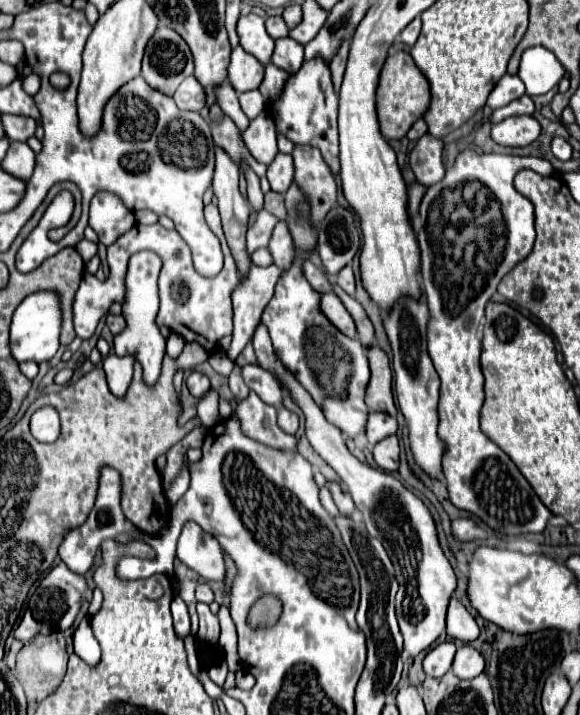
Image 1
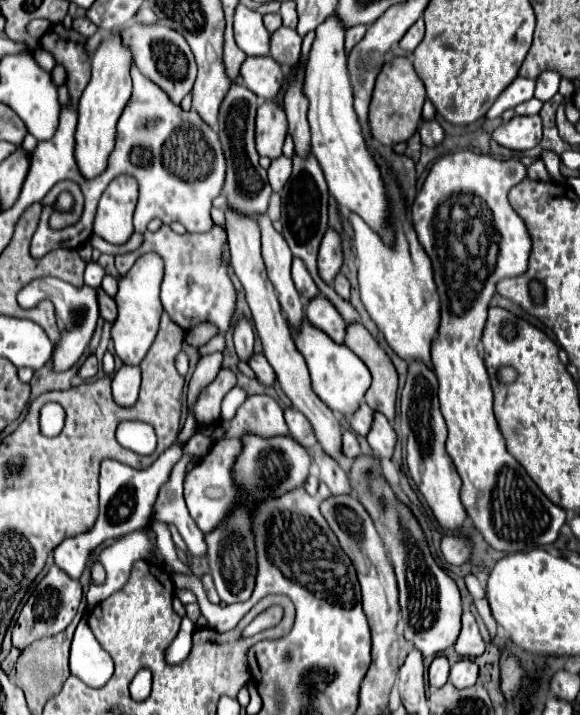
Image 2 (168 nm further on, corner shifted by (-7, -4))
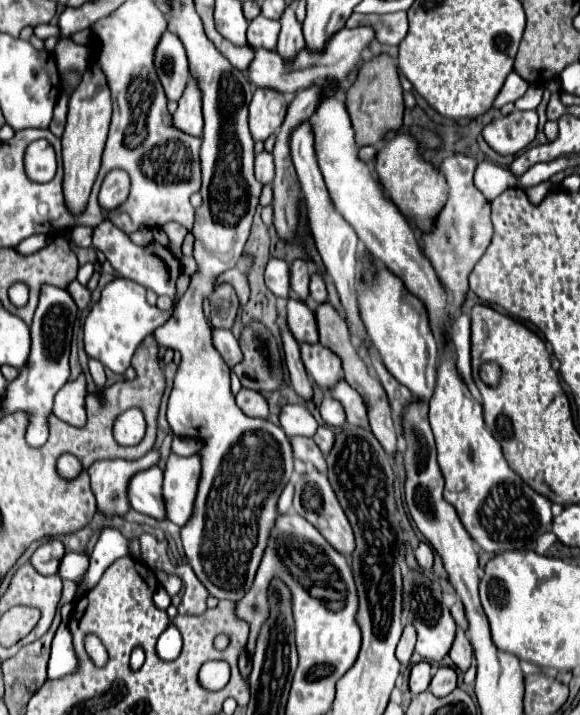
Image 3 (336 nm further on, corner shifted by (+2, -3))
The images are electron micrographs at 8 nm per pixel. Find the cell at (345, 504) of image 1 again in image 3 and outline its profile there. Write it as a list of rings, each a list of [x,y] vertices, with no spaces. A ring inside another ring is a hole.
[[[293,436],[289,438],[291,446],[293,446],[293,456],[303,460],[305,464],[317,468],[319,472],[325,472],[327,464],[325,464],[325,458],[321,454],[321,450],[317,448],[317,444],[313,442],[313,438],[303,438],[303,436]]]

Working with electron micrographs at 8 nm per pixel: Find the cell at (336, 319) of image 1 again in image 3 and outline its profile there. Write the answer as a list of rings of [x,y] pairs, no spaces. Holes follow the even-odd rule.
[[[291,298],[287,302],[287,326],[297,340],[297,344],[315,344],[319,342],[317,326],[315,326],[315,314],[313,310],[301,302]]]

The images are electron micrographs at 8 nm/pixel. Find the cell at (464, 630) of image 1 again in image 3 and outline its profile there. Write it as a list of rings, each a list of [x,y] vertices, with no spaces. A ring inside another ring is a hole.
[[[461,628],[457,630],[457,636],[455,636],[455,642],[453,642],[453,648],[451,648],[449,656],[461,672],[469,670],[471,660],[473,660],[473,652],[471,652],[471,644],[469,644],[469,640],[467,640],[467,636]]]

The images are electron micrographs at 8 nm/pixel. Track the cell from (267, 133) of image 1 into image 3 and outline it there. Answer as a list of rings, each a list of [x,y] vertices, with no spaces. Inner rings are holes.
[[[255,88],[253,100],[249,104],[249,126],[255,140],[265,140],[283,122],[287,112],[287,100],[281,92],[271,88]]]

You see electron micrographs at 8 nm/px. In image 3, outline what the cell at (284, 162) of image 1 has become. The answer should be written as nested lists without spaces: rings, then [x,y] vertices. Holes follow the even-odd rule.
[[[259,152],[255,156],[255,176],[261,184],[269,184],[273,182],[275,176],[275,166],[273,166],[273,156],[269,152]]]

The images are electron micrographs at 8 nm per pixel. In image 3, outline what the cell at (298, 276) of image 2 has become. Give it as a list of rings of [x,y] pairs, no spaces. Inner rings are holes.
[[[271,258],[265,266],[265,286],[277,296],[287,298],[289,292],[289,264],[279,258]]]

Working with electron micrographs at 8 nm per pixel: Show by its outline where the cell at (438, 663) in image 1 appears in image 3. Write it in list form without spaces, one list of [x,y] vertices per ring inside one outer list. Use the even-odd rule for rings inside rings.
[[[419,662],[411,668],[409,674],[409,690],[411,694],[421,694],[423,690],[429,688],[431,682],[431,666],[427,662]]]

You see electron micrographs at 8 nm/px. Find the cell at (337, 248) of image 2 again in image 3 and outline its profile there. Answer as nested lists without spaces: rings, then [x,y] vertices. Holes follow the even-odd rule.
[[[295,260],[291,264],[289,284],[291,284],[291,290],[299,296],[299,300],[305,300],[309,296],[309,266],[307,266],[307,260]]]

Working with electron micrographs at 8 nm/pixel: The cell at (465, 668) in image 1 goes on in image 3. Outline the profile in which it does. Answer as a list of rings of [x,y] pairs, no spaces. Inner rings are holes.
[[[449,666],[439,668],[439,670],[435,672],[435,676],[431,678],[431,684],[429,684],[429,690],[431,690],[435,696],[439,696],[439,698],[447,696],[447,694],[449,694],[451,690],[455,690],[455,688],[457,688],[457,674],[455,674],[455,670],[449,668]]]

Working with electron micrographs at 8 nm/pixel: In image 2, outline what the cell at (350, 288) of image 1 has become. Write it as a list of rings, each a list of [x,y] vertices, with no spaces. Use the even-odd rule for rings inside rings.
[[[342,273],[336,275],[336,279],[334,279],[334,289],[336,289],[336,293],[338,293],[340,297],[350,299],[350,281],[348,281]]]

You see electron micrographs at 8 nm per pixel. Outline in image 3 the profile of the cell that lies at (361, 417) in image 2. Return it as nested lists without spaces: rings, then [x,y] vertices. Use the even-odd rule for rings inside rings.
[[[325,394],[323,398],[323,404],[321,404],[321,418],[327,426],[343,426],[345,424],[345,412],[343,412],[343,406],[331,398],[329,394]]]

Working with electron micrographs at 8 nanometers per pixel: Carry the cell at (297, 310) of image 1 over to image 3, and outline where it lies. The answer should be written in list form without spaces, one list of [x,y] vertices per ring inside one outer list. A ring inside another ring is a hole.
[[[303,344],[301,346],[301,360],[311,374],[311,378],[323,388],[329,390],[343,378],[341,370],[341,360],[335,356],[329,348],[321,344]]]

